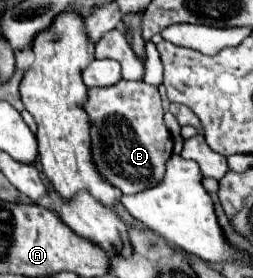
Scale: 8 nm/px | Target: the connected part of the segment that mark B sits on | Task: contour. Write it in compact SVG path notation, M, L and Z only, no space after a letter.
M119 80L111 88L89 88L85 110L91 118L91 148L99 172L123 194L137 194L157 186L165 176L171 134L163 124L159 90L143 80Z

